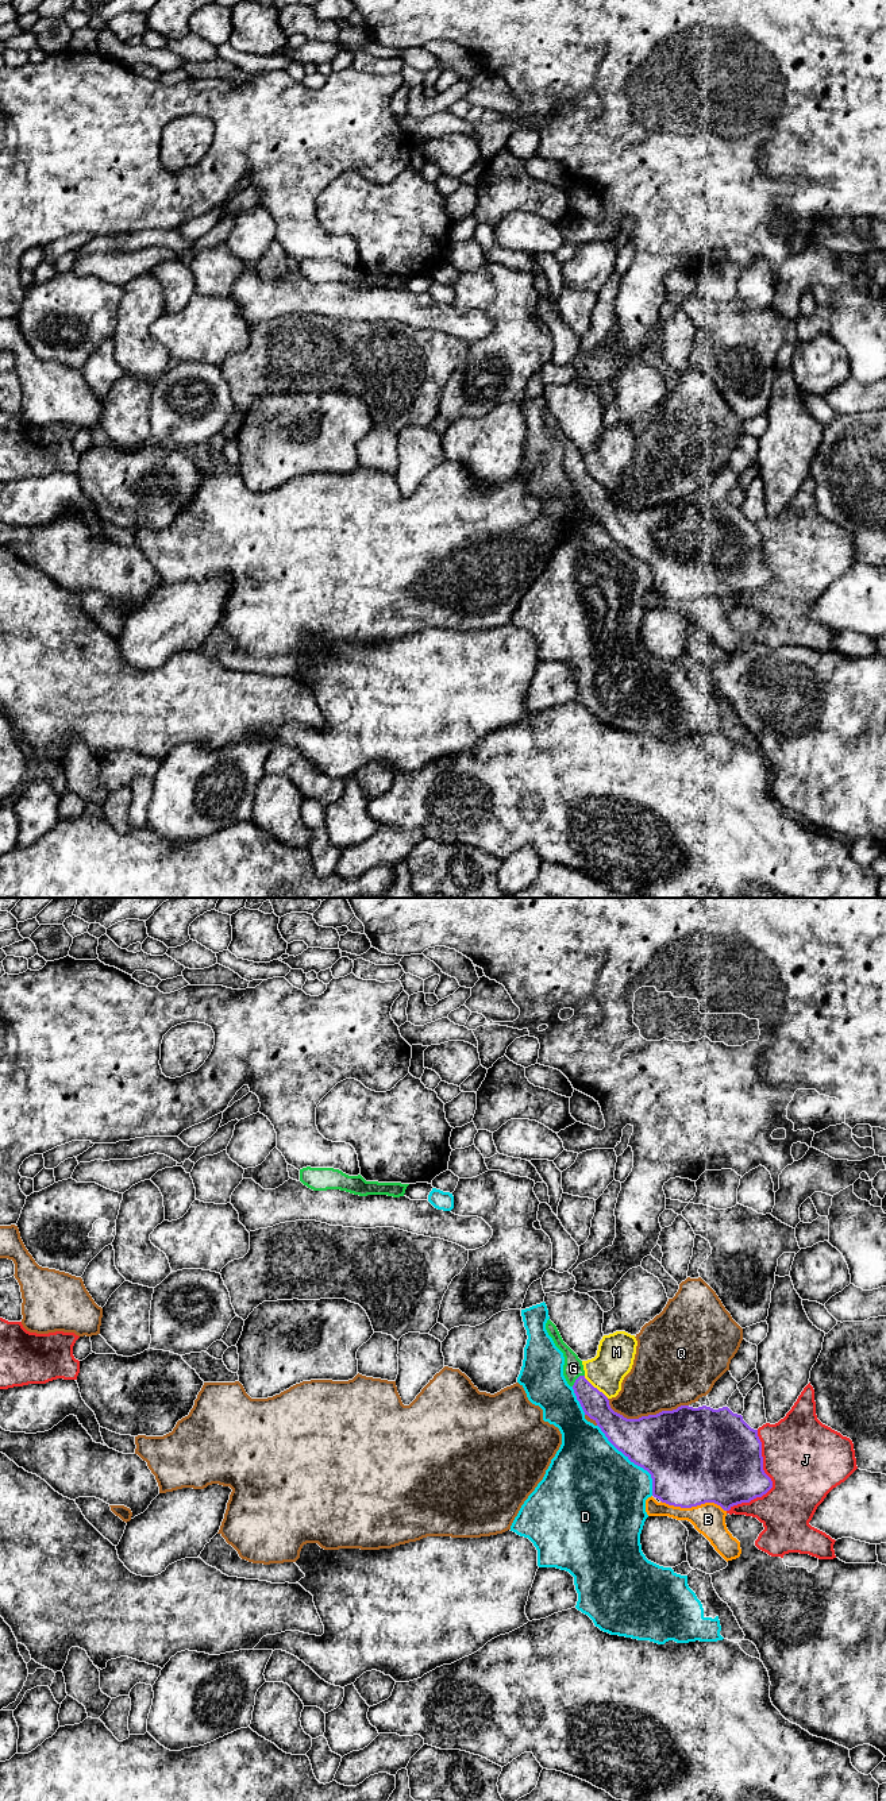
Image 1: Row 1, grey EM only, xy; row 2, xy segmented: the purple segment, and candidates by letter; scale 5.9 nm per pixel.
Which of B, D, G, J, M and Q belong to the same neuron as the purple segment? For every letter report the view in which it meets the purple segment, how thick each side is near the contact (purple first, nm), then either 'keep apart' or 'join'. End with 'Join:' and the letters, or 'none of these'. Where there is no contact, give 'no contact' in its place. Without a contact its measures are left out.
B: contact in xy; calibres 500 and 190 nm; keep apart
D: contact in xy; calibres 420 and 480 nm; keep apart
G: contact in xy; calibres 160 and 120 nm; join
J: contact in xy; calibres 380 and 480 nm; keep apart
M: contact in xy; calibres 160 and 220 nm; keep apart
Q: contact in xy; calibres 440 and 380 nm; keep apart
Join: G

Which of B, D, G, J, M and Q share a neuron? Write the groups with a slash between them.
B / D / G / J / M / Q

